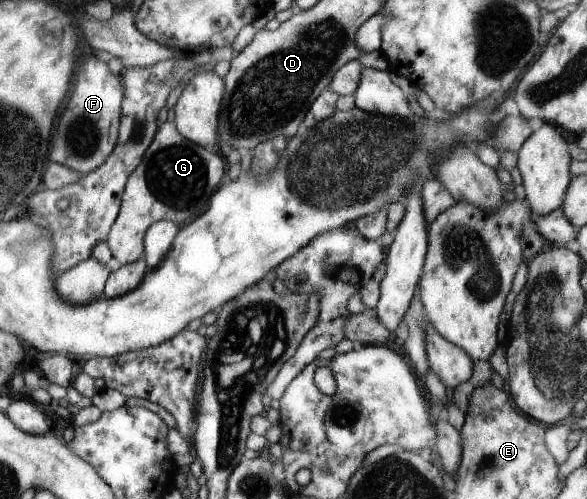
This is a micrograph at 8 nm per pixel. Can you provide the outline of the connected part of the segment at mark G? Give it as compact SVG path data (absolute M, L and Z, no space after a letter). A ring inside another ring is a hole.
M175 122L157 127L144 157L128 176L118 215L107 235L113 257L122 265L137 263L143 255L146 230L160 220L186 223L208 209L208 201L220 187L228 169L226 158L217 149L207 149L186 139Z

